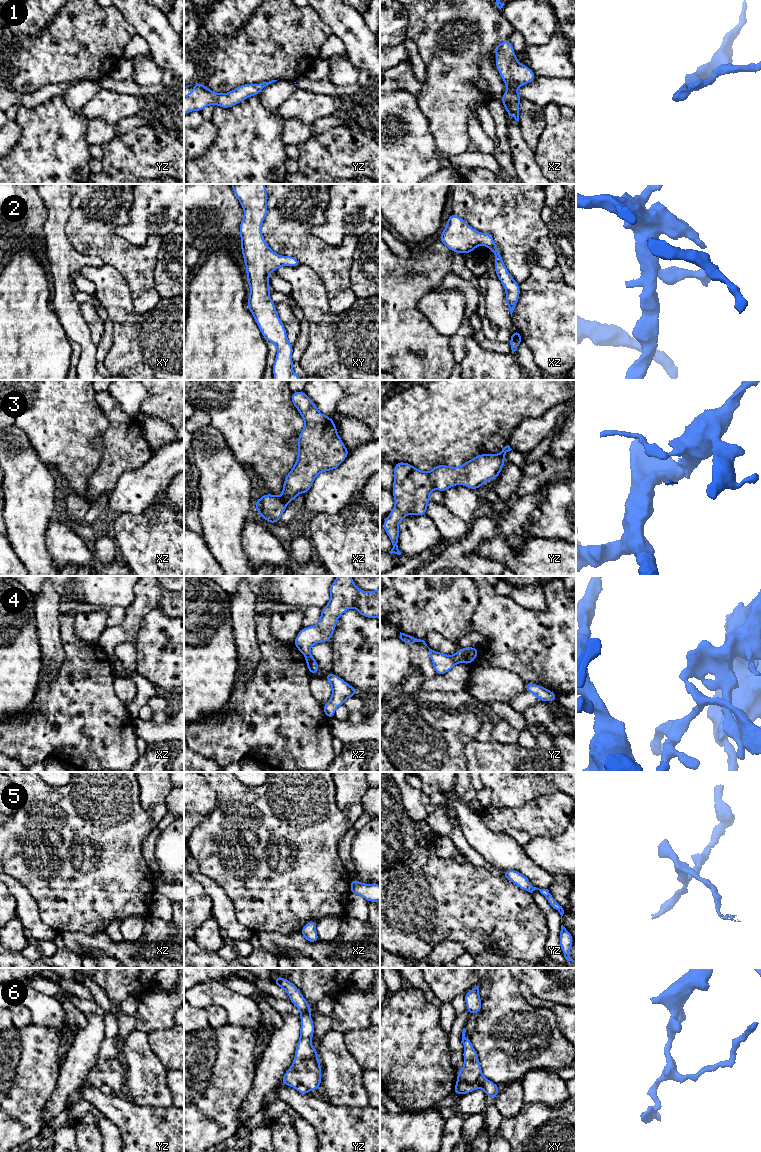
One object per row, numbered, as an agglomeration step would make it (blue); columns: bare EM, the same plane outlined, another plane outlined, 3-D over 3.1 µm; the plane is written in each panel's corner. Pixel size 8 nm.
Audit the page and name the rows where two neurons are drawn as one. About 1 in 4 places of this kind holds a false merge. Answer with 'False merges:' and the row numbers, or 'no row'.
False merges: 3, 6

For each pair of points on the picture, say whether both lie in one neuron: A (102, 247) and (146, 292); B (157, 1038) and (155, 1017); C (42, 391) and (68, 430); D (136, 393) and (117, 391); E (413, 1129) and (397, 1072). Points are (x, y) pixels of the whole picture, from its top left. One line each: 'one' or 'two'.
A: one
B: two
C: one
D: one
E: two

